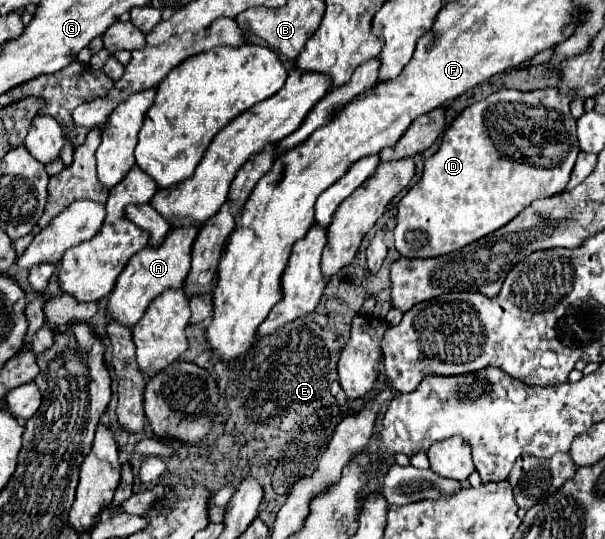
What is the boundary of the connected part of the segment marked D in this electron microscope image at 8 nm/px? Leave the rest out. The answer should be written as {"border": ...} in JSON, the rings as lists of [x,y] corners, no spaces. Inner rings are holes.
{"border":[[[546,87],[540,91],[500,89],[466,107],[444,133],[440,149],[424,163],[420,181],[398,203],[394,227],[398,253],[404,257],[446,255],[504,227],[534,199],[564,193],[576,155],[580,153],[570,101],[572,97],[560,93],[558,87]]]}

